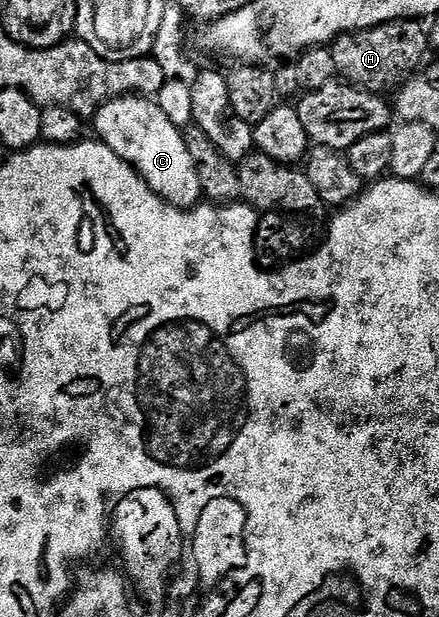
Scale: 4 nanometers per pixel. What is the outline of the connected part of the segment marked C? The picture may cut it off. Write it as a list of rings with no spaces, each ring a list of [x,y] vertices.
[[[122,95],[120,99],[107,101],[98,109],[91,120],[91,127],[97,130],[96,138],[108,145],[111,153],[115,153],[124,163],[136,169],[137,175],[150,189],[163,201],[167,201],[176,207],[190,208],[198,206],[202,202],[201,186],[199,185],[199,173],[195,169],[195,161],[185,144],[185,136],[182,128],[177,127],[163,113],[163,109],[156,101],[149,97],[139,95]]]

